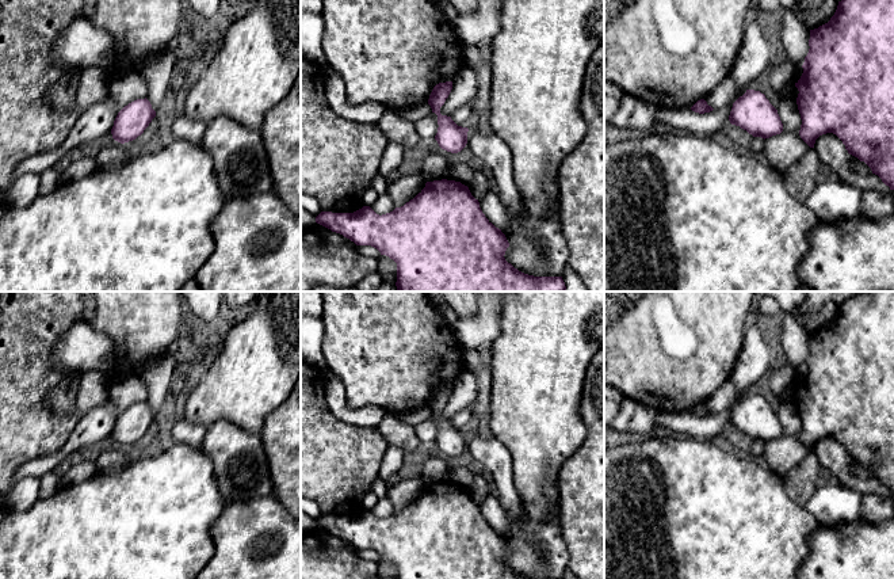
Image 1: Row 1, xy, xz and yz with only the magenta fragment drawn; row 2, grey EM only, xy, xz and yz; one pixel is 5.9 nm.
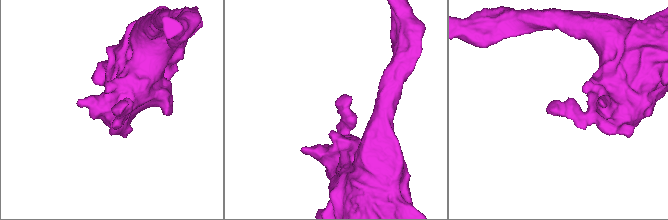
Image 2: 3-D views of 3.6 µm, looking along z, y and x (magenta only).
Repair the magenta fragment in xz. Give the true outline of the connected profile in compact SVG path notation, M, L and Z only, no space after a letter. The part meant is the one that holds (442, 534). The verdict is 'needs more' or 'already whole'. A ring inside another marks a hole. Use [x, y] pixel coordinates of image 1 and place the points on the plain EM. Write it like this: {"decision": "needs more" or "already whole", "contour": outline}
{"decision": "already whole", "contour": "M455 484L427 485L413 503L382 519L363 510L354 517L321 515L316 526L356 549L377 552L397 567L397 579L528 579L505 564L505 538L485 521L469 491Z"}

